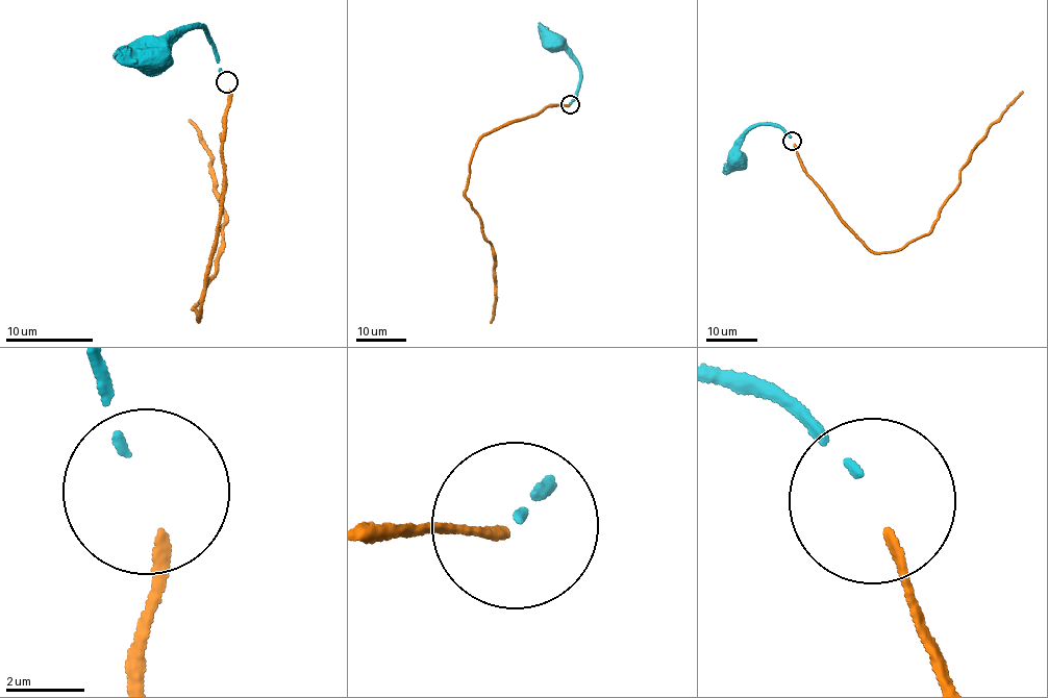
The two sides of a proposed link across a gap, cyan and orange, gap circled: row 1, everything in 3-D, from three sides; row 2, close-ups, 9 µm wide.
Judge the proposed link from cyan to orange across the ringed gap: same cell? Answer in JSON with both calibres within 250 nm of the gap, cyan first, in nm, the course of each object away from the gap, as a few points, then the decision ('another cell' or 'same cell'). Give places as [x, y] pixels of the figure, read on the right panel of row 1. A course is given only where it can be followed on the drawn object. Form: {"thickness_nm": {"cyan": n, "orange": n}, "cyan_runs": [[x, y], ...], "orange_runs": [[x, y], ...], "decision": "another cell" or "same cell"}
{"thickness_nm": {"cyan": 200, "orange": 240}, "cyan_runs": [[791, 138], [778, 126], [763, 124], [748, 127], [742, 134], [735, 161]], "orange_runs": [[793, 144], [802, 168], [845, 226], [875, 253], [895, 251], [928, 232], [971, 149], [1022, 91]], "decision": "same cell"}

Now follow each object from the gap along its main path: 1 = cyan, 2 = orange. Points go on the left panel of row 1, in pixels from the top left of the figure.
1: (223, 74), (205, 29), (196, 23), (145, 56)
2: (229, 90), (221, 149), (225, 181), (200, 322), (193, 306), (214, 274), (223, 218), (207, 145), (188, 119)

